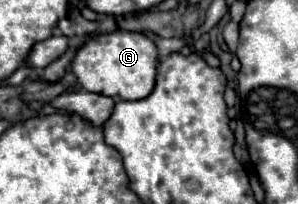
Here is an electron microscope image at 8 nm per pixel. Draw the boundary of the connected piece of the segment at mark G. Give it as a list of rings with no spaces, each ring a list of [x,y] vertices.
[[[113,31],[105,35],[91,37],[75,55],[71,63],[71,71],[75,73],[79,85],[85,91],[101,93],[107,97],[117,97],[125,101],[145,99],[151,95],[155,87],[157,75],[157,47],[143,33],[131,31]]]

